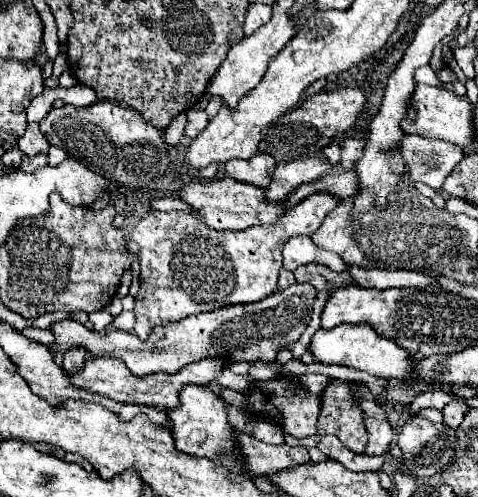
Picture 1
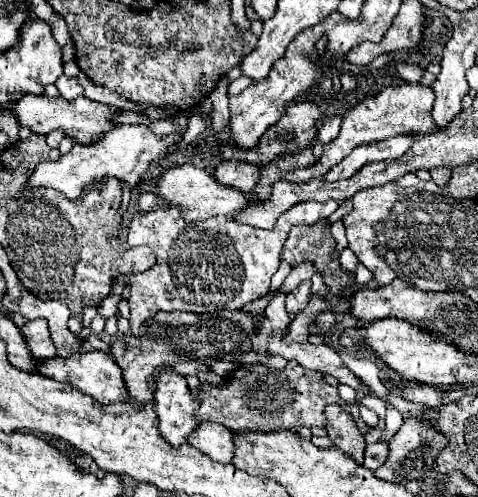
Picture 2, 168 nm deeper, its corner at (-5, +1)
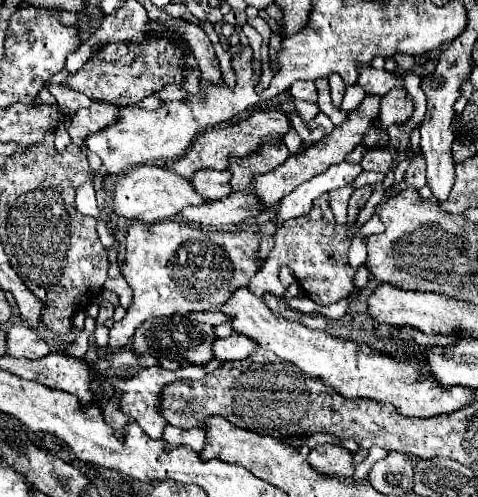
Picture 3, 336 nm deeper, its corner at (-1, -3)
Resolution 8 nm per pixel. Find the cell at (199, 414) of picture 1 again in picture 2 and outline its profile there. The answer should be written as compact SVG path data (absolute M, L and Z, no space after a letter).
M168 369L158 371L154 383L154 413L158 431L170 445L182 445L186 443L188 433L192 433L198 425L194 417L196 397L192 397L186 379Z

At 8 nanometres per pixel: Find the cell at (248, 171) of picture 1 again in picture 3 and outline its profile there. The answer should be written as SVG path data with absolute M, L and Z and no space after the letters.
M200 169L192 175L190 183L194 189L206 197L206 199L224 199L232 193L230 185L230 171L212 171L212 169Z

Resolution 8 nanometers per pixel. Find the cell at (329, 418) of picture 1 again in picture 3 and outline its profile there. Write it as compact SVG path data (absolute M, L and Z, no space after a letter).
M322 443L316 445L314 451L308 453L308 463L328 475L340 475L340 477L352 477L354 465L352 465L352 453L344 449L338 443Z

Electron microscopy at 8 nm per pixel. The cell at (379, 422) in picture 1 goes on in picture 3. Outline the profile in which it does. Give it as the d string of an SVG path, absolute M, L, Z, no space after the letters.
M234 333L226 339L218 339L214 343L214 357L220 361L240 361L250 357L250 353L258 349L258 345L254 341L248 341L248 337Z

